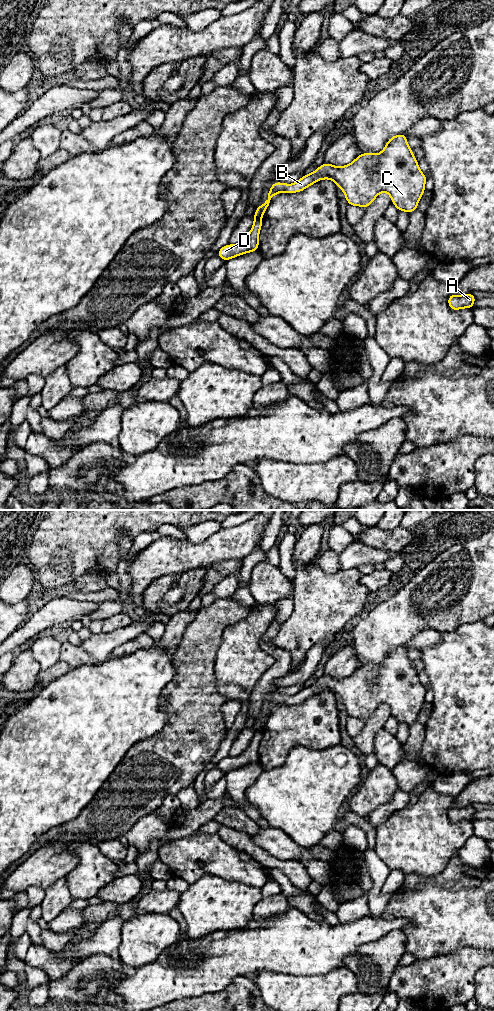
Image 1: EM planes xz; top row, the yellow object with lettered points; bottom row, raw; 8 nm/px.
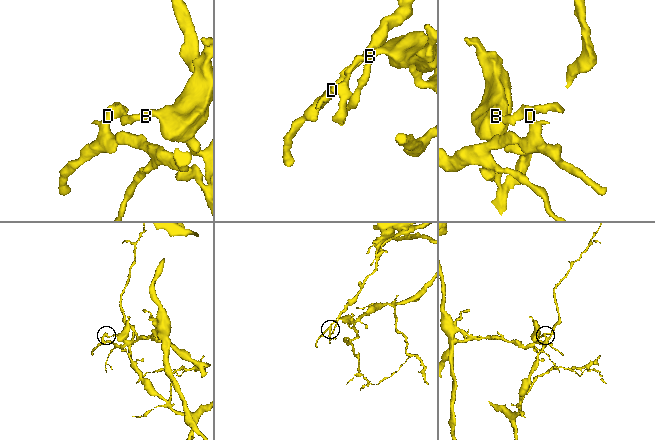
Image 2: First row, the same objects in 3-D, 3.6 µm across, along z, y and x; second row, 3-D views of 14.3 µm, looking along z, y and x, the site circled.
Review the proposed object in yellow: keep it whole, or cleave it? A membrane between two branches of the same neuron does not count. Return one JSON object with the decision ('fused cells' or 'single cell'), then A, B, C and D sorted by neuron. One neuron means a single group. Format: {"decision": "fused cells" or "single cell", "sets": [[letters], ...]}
{"decision": "fused cells", "sets": [["A", "B", "C"], ["D"]]}

